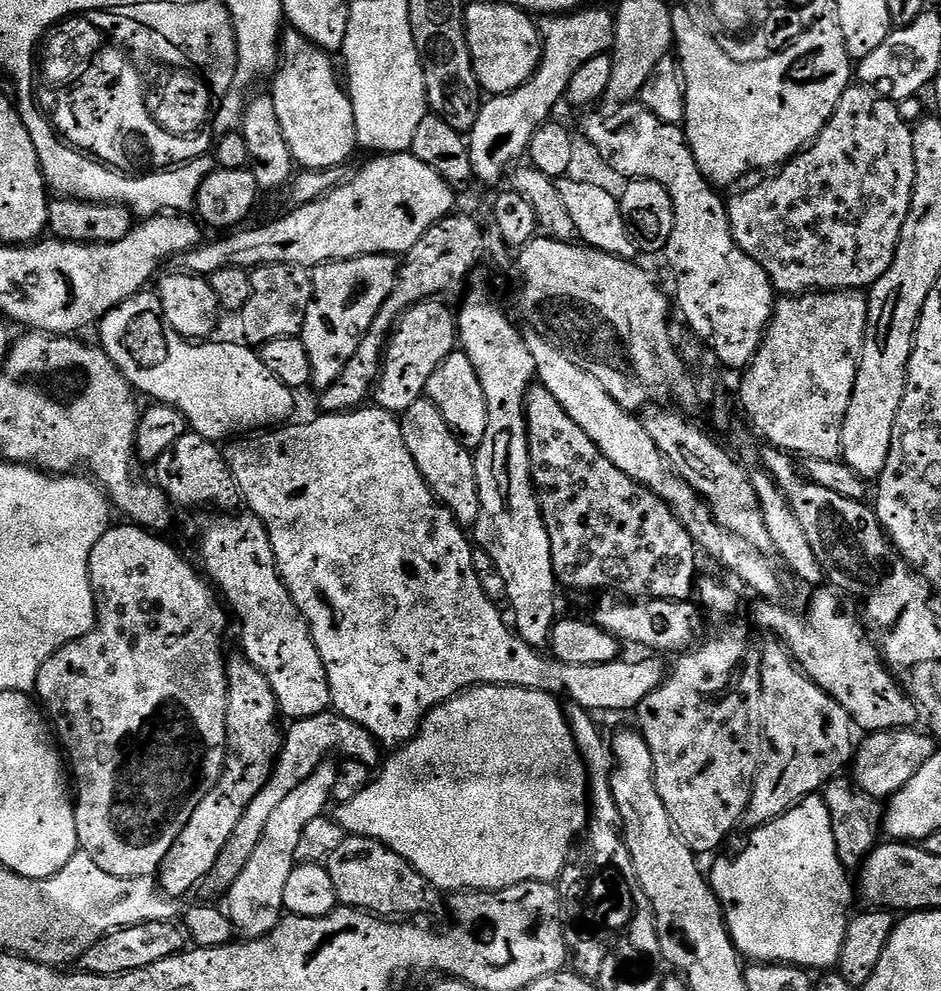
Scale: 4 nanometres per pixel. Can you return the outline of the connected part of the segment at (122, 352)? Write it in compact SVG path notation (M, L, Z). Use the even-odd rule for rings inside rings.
M155 291L131 296L107 312L98 322L99 328L99 347L133 389L141 397L149 396L149 401L177 408L187 418L189 429L202 438L224 442L241 434L284 426L293 419L293 389L266 370L266 362L262 362L255 347L244 342L212 344L185 340L165 322L162 302Z

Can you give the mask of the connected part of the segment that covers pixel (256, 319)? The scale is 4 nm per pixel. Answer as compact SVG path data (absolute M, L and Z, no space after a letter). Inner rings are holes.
M271 264L251 269L250 302L238 313L243 339L252 346L263 346L278 338L299 337L306 310L312 301L313 273L293 264Z

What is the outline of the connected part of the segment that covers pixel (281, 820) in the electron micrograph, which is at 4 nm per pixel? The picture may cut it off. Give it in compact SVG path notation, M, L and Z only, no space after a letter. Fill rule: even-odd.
M325 762L302 782L302 786L290 790L290 795L283 802L274 806L274 814L266 822L266 830L262 830L262 838L258 838L258 846L254 846L254 854L246 862L242 872L226 893L226 911L232 920L237 937L244 940L256 940L259 936L270 934L274 926L278 926L284 911L284 895L286 882L290 879L290 870L296 868L298 842L302 839L302 830L314 818L325 815L327 804L332 800L334 778L338 778L339 767L332 762Z

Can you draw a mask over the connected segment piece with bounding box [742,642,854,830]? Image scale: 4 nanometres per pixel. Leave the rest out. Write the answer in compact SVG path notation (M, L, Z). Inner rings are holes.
M772 642L760 652L760 685L764 695L764 735L770 745L770 755L761 763L756 784L752 787L752 797L742 821L745 829L751 830L769 824L782 814L786 814L796 804L801 804L808 796L819 793L833 779L839 768L849 767L854 756L854 725L846 710L830 694L826 694L813 682L800 665L792 659L787 647L780 642Z

